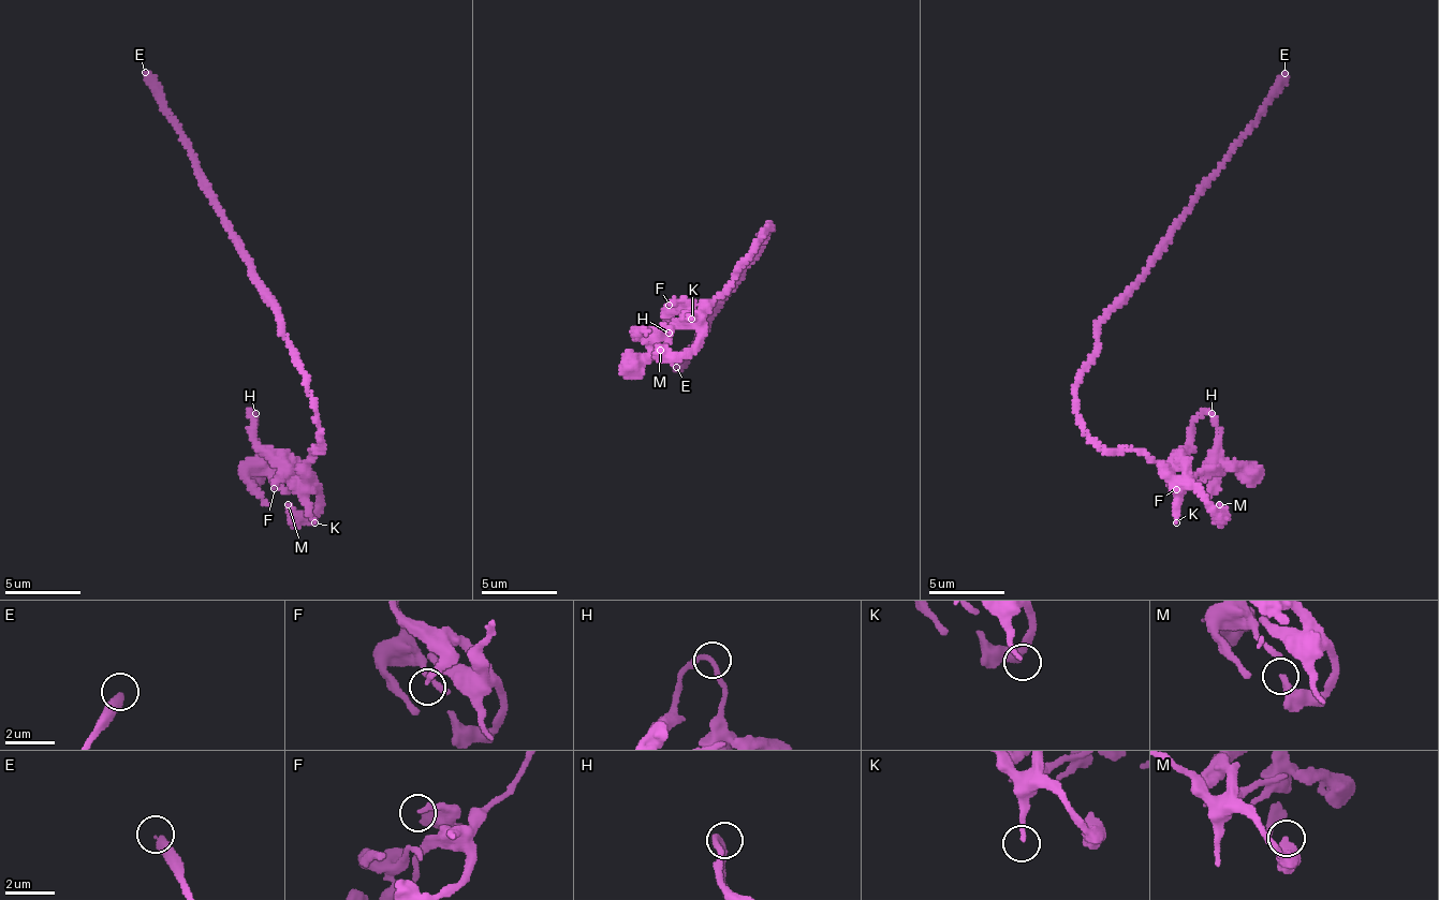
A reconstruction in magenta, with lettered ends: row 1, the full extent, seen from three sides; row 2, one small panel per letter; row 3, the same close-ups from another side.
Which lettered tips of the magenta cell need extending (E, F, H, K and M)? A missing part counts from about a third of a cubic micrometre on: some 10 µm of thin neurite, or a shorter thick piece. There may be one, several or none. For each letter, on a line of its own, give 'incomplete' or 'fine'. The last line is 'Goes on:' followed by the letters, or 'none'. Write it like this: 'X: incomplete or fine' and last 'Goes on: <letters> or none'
E: incomplete
F: fine
H: fine
K: fine
M: fine
Goes on: E

